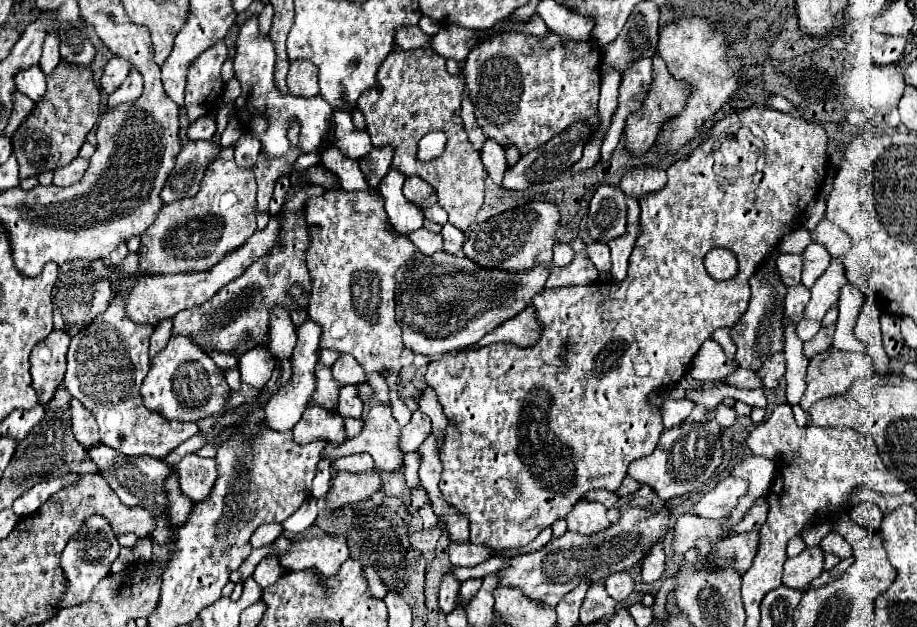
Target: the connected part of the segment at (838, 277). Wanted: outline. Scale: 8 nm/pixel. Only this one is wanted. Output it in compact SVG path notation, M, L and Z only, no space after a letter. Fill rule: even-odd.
M832 258L828 270L820 276L820 280L816 280L814 290L812 290L812 300L808 302L806 310L804 310L804 318L810 320L822 320L826 310L838 302L840 298L840 288L846 284L846 272L844 272L844 264L838 258Z

